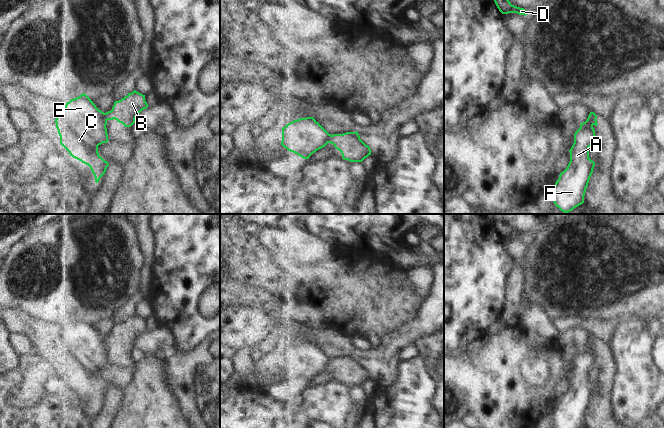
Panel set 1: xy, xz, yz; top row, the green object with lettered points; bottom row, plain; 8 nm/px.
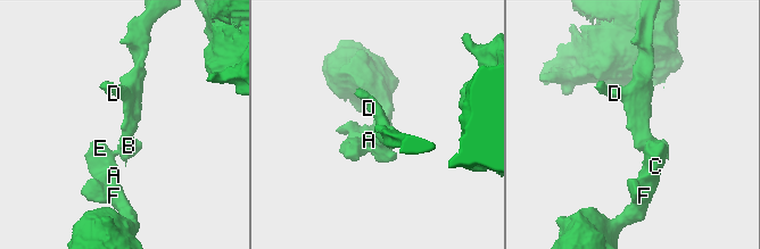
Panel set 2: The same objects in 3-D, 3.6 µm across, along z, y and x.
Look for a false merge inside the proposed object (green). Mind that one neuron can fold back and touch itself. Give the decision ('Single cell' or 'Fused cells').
Fused cells

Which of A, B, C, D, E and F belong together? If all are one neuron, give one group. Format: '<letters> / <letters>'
A C E F / B D

